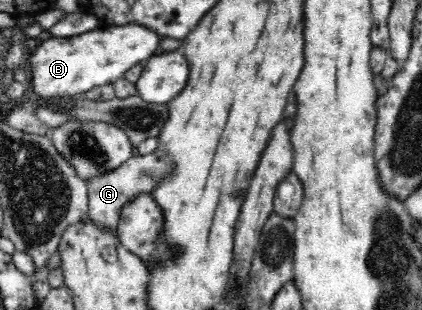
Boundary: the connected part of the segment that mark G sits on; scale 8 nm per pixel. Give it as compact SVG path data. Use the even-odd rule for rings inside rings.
M160 145L151 154L132 154L125 162L114 169L87 177L88 214L100 225L117 227L123 210L141 194L152 195L162 185L161 182L177 169L173 155Z

